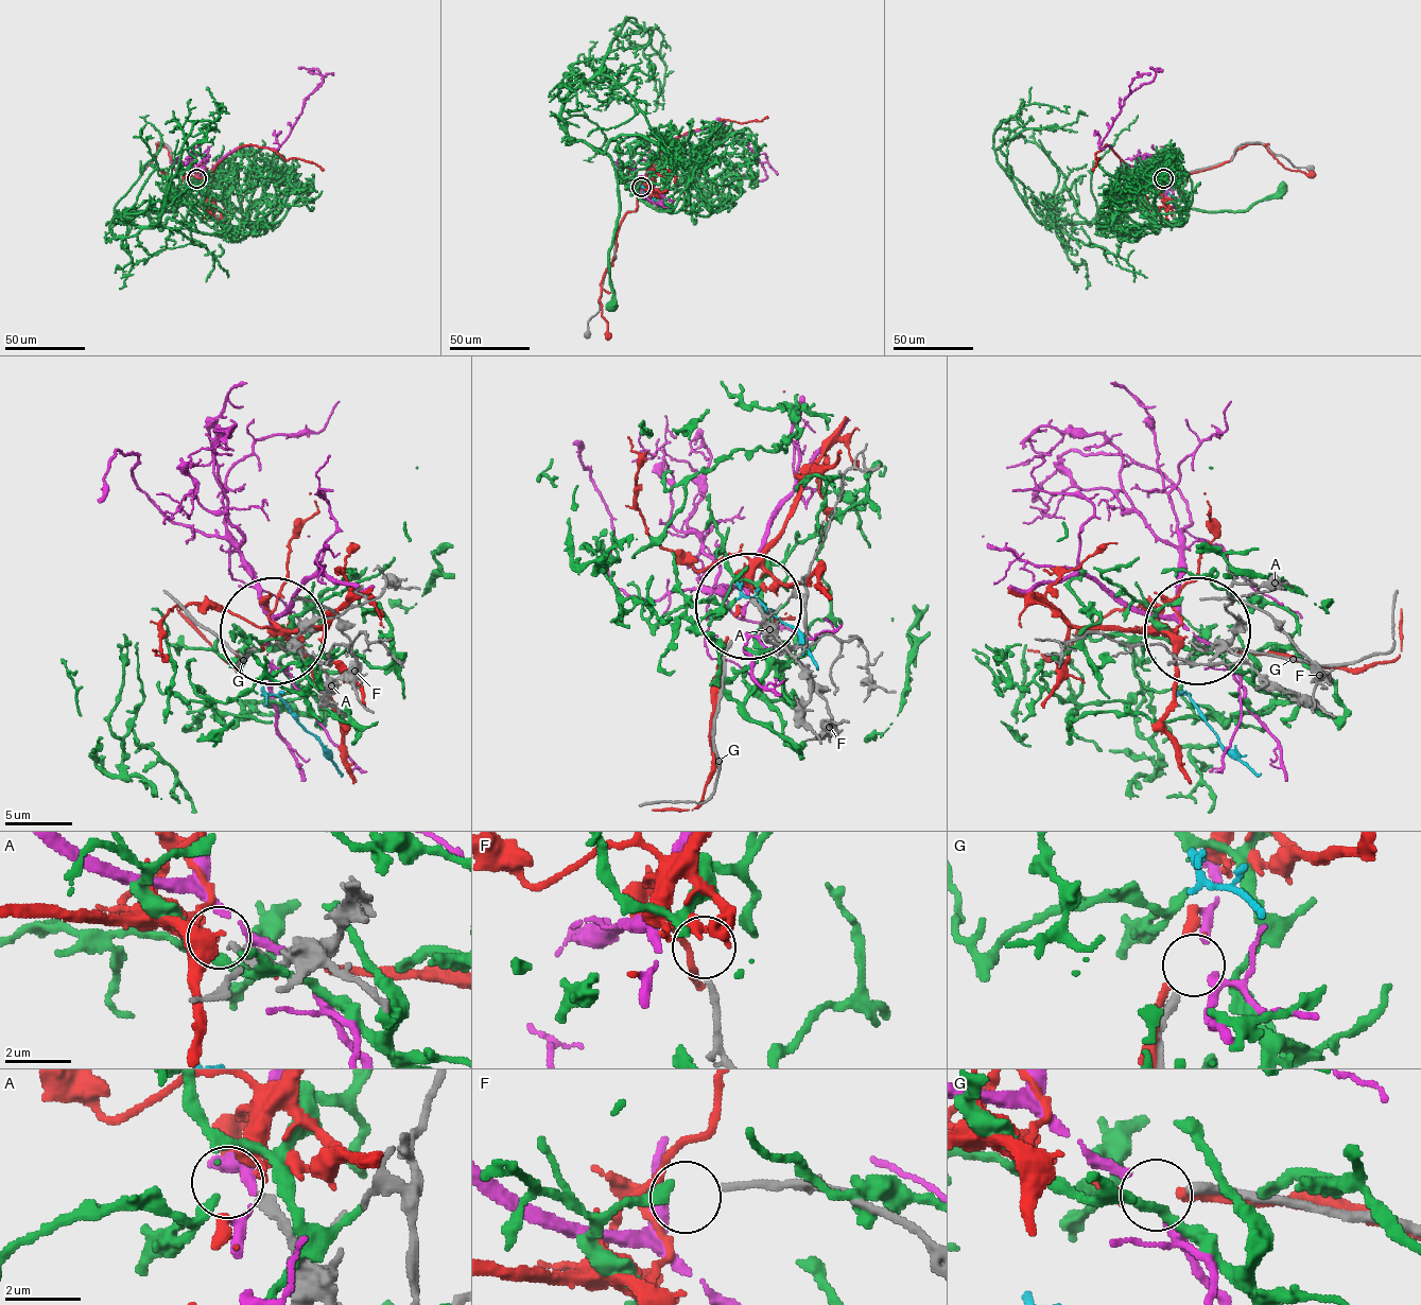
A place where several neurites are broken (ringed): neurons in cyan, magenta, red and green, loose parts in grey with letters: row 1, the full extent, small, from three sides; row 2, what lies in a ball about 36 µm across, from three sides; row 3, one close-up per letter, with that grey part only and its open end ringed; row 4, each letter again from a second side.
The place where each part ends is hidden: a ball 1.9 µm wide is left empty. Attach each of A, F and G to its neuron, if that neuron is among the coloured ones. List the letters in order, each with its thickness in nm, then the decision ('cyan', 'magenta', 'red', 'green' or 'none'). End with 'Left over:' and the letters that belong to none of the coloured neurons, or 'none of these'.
A: 240 nm | none
F: 180 nm | none
G: 280 nm | magenta
Left over: A, F

